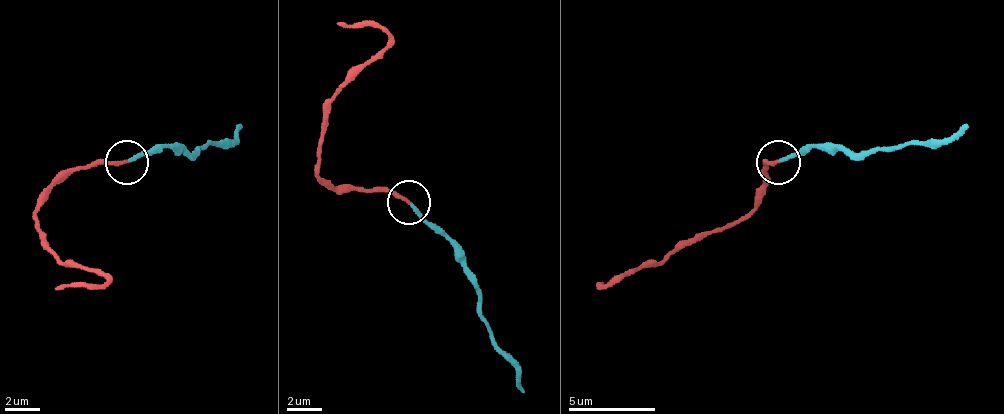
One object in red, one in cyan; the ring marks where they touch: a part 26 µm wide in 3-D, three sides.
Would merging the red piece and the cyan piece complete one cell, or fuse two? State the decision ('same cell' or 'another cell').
same cell

